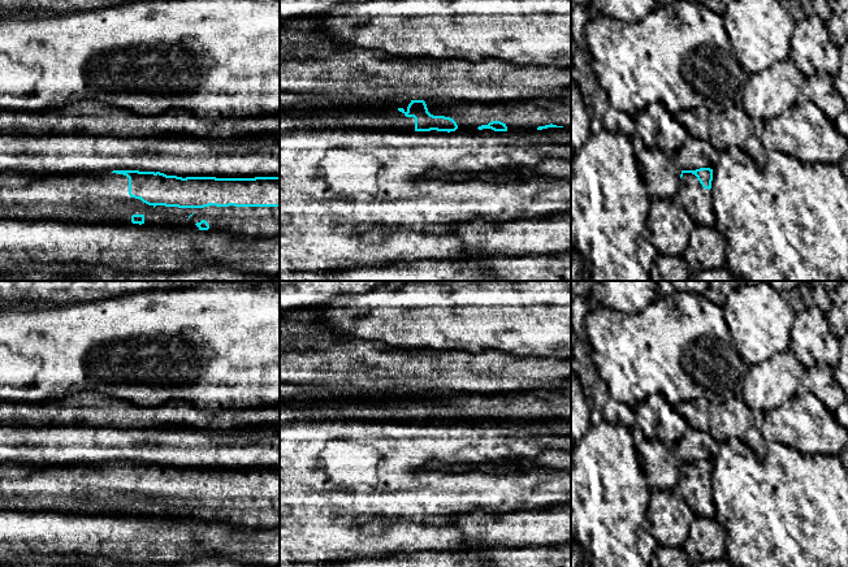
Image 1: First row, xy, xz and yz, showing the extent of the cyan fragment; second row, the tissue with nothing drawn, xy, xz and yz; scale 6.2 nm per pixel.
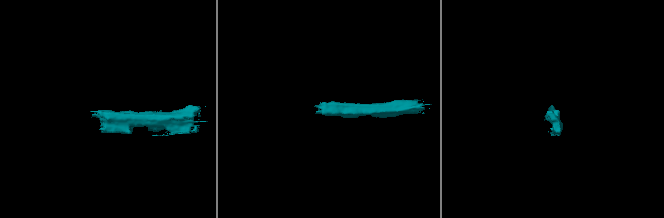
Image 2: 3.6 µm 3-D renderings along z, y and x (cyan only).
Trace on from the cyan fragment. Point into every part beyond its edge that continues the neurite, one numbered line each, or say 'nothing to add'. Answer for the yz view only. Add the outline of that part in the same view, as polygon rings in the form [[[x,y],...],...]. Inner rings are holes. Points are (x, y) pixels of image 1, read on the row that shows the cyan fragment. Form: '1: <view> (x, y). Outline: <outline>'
1: yz (697, 200). Outline: [[[683,173],[676,200],[685,208],[696,225],[714,225],[715,215],[710,190],[704,189],[695,174]]]

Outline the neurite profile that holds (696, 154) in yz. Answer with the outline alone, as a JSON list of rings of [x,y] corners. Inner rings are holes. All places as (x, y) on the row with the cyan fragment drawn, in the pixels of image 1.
[[[689,137],[675,156],[675,161],[680,170],[713,169],[719,160],[719,155],[721,151],[713,147],[709,140]]]

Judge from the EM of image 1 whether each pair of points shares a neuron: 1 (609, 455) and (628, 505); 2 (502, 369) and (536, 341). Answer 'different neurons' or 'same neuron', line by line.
1: same neuron
2: different neurons

